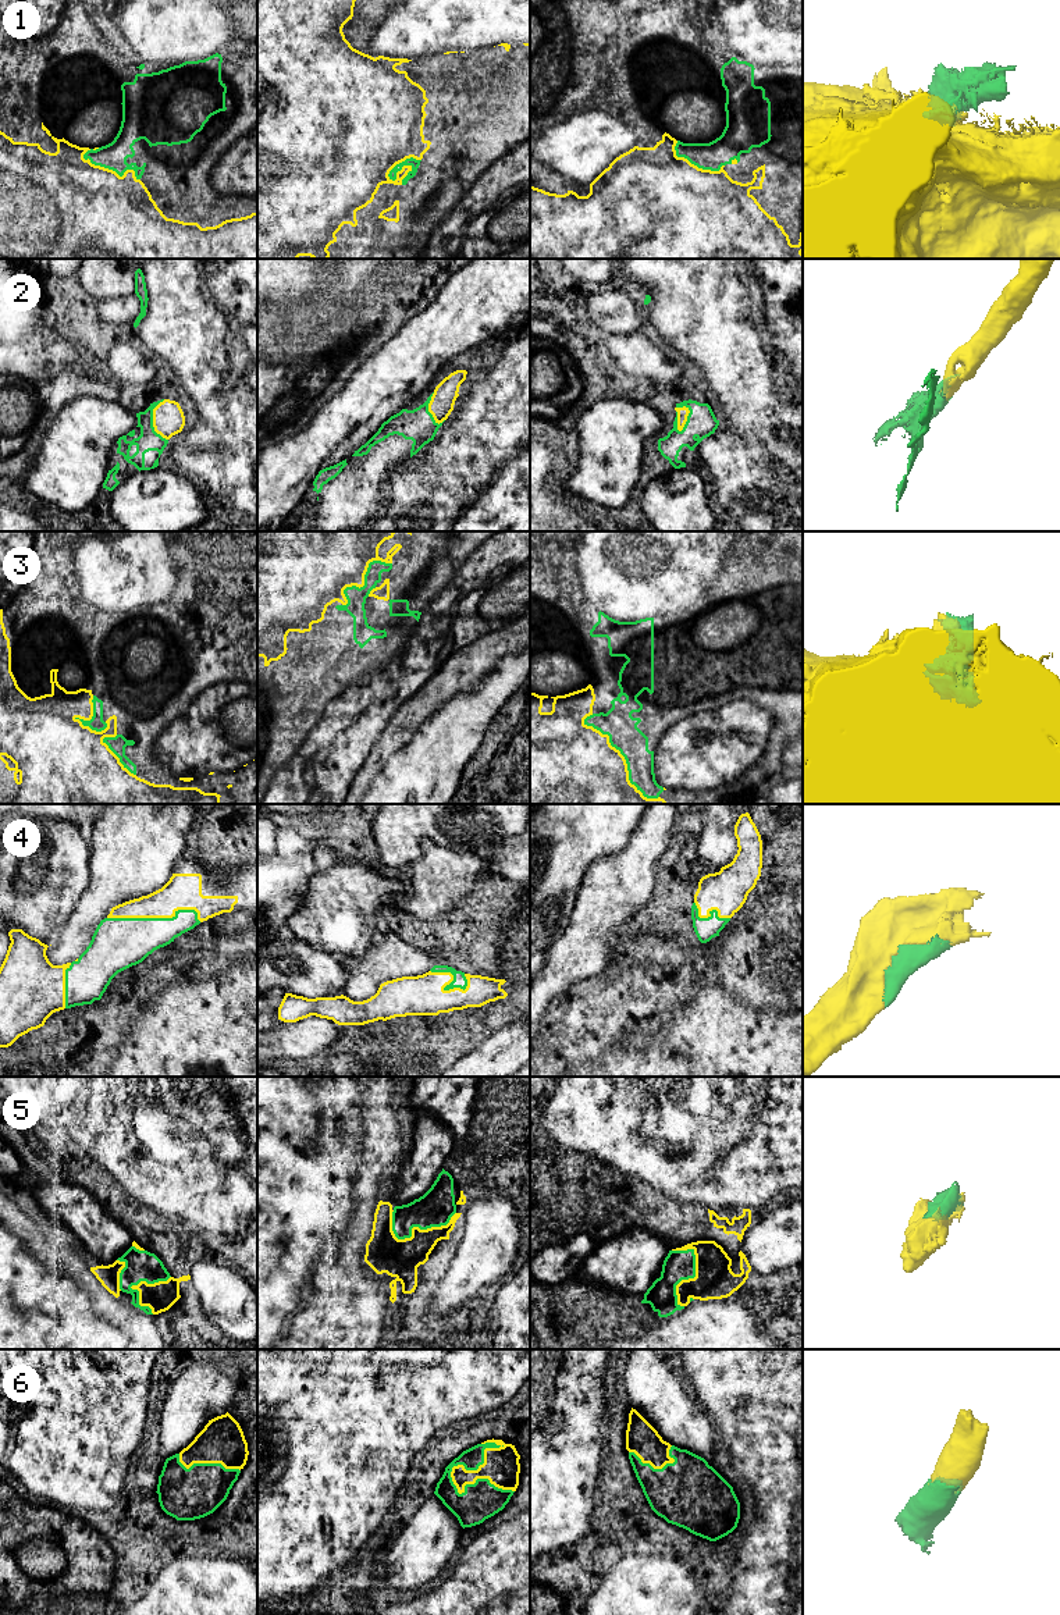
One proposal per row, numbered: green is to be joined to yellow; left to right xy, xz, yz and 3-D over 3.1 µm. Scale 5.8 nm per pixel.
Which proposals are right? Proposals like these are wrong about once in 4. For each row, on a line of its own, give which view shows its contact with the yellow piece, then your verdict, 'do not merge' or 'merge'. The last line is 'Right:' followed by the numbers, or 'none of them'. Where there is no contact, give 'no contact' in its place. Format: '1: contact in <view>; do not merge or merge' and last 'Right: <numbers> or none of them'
1: contact in xz; do not merge
2: contact in yz; merge
3: contact in yz; do not merge
4: contact in xy; merge
5: contact in xz; merge
6: contact in xz; merge
Right: 2, 4, 5, 6

